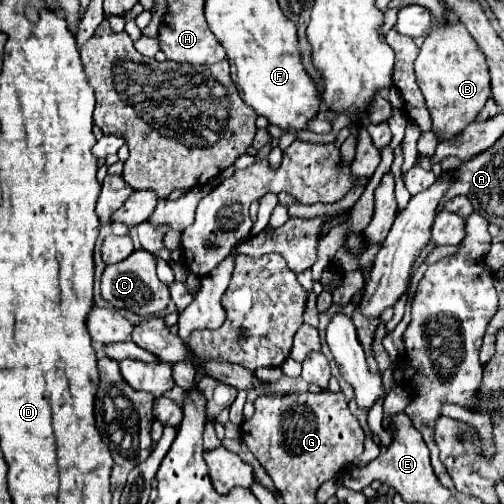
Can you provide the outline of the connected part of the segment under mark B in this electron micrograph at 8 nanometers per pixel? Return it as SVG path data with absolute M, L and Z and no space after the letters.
M446 23L434 27L420 47L414 69L418 87L424 93L426 107L434 123L432 131L440 141L452 139L466 125L470 125L490 97L490 75L484 53L462 23Z

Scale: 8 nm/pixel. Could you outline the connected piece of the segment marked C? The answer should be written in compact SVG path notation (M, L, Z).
M136 249L128 259L116 263L116 265L108 265L102 273L100 279L100 289L102 289L102 297L110 307L116 309L128 309L140 317L148 317L148 315L158 315L162 313L168 303L170 303L170 293L168 287L164 283L160 283L158 275L156 275L156 267L154 267L154 255L144 251L144 249Z

